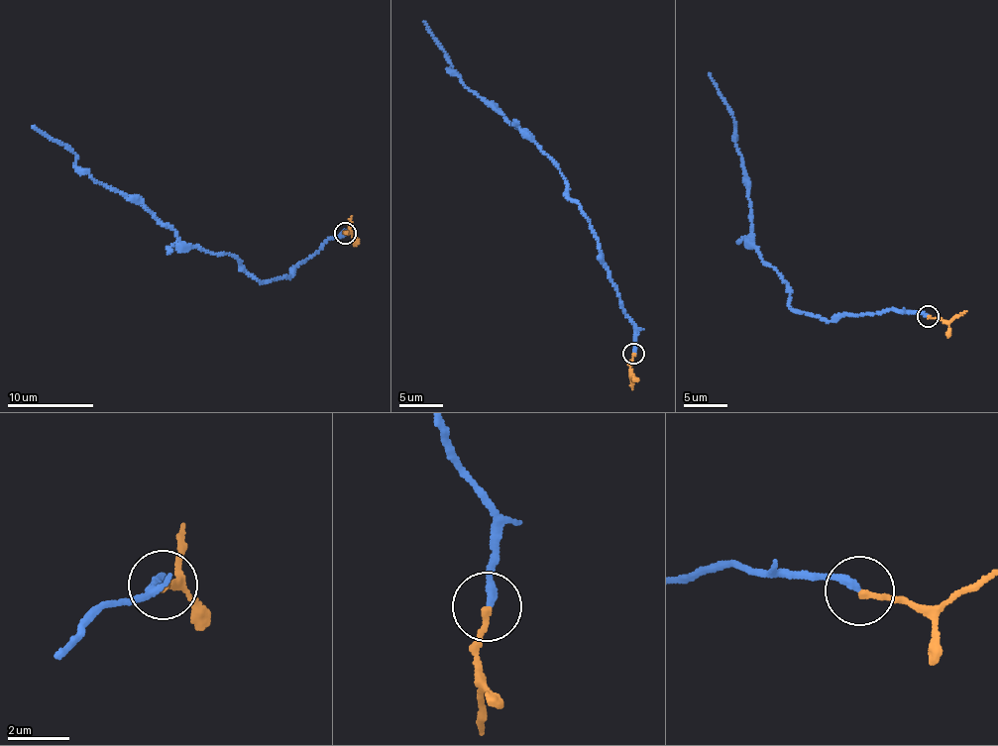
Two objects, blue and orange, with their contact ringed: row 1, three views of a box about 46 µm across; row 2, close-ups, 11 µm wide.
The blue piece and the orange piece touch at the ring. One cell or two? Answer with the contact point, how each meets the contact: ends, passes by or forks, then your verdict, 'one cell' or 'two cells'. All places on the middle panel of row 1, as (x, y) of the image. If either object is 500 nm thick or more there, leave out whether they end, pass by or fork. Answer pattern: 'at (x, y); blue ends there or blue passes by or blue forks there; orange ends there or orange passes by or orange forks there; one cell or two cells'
at (633, 353); blue ends there; orange ends there; two cells

